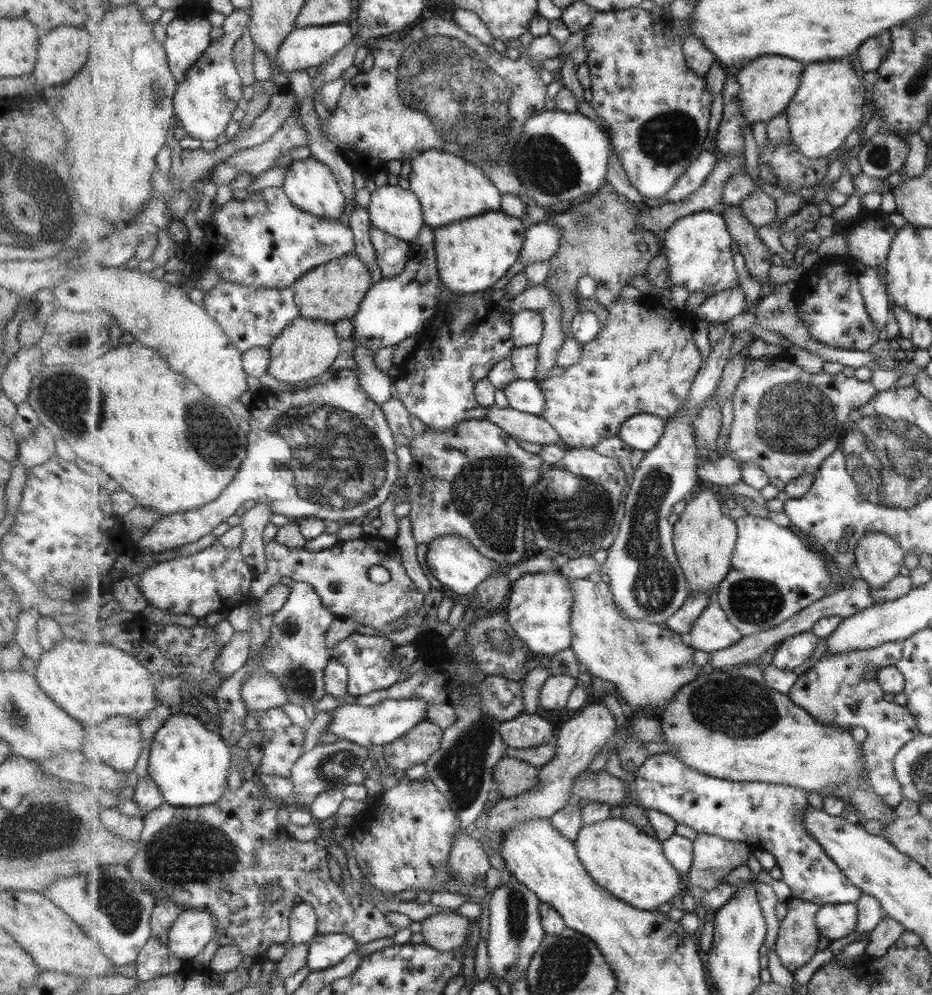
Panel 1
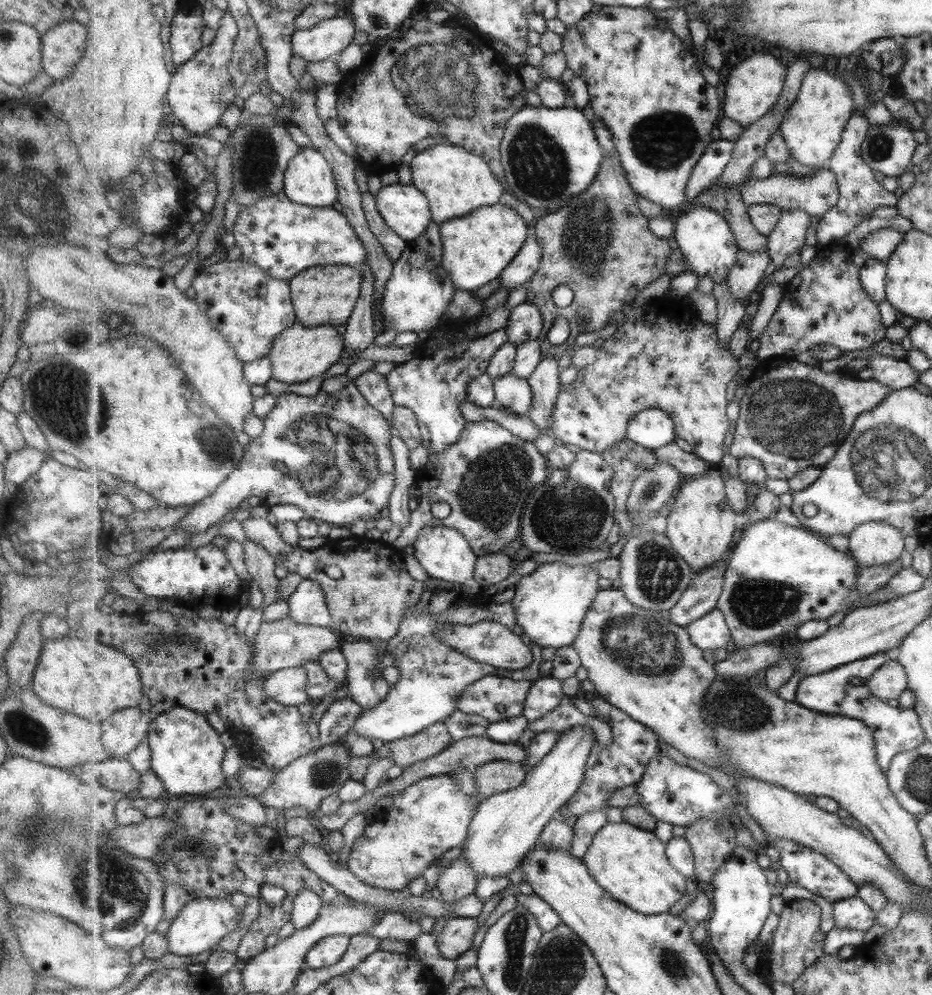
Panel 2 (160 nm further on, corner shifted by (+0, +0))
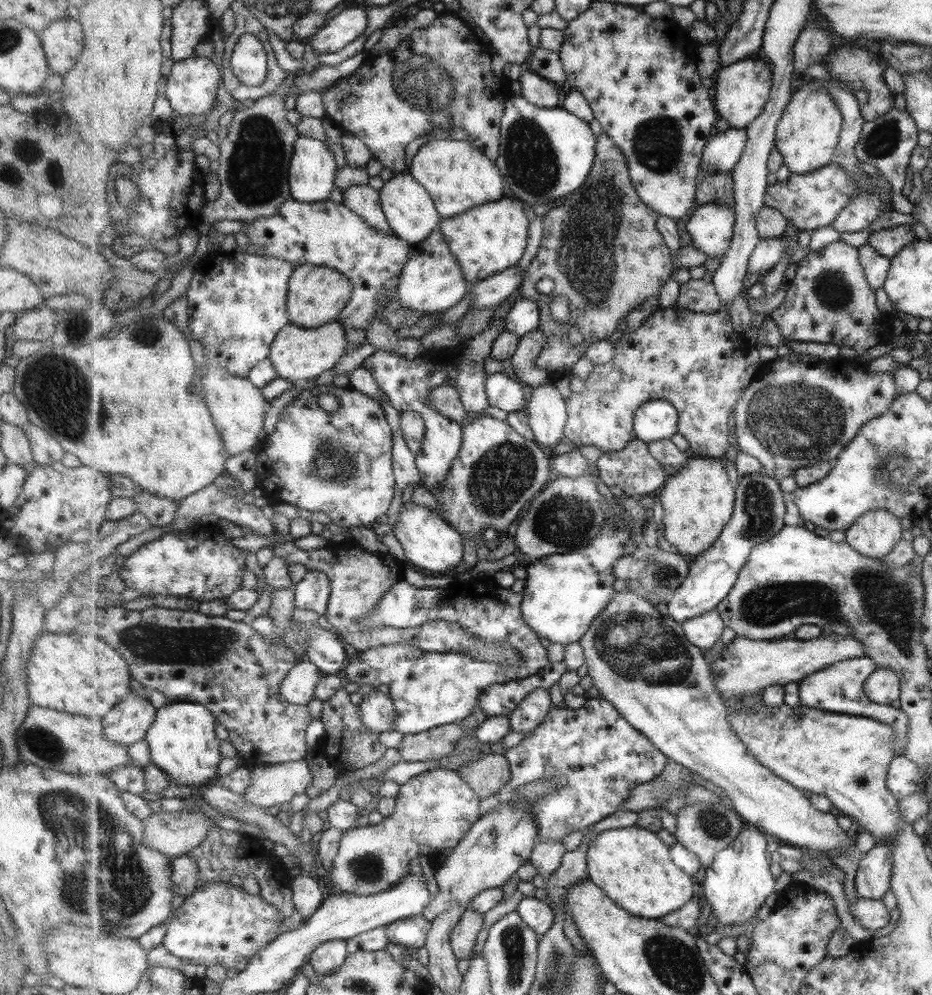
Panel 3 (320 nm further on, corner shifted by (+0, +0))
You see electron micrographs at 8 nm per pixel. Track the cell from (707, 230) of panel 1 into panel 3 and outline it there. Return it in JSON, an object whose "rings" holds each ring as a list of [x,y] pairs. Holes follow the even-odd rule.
{"rings":[[[721,203],[700,205],[687,222],[692,243],[710,259],[722,261],[732,246],[736,226],[733,208]]]}

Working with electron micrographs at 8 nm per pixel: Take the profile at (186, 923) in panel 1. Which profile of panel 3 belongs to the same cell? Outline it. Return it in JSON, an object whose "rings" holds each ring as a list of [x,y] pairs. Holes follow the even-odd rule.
{"rings":[[[208,882],[199,885],[196,892],[187,896],[182,905],[175,909],[167,922],[168,929],[163,943],[171,954],[207,969],[216,964],[234,968],[241,958],[250,962],[250,957],[260,950],[264,950],[268,944],[276,940],[282,933],[281,928],[285,926],[283,921],[284,916],[280,910],[268,903],[261,894],[248,894],[242,888],[235,888],[231,883]]]}

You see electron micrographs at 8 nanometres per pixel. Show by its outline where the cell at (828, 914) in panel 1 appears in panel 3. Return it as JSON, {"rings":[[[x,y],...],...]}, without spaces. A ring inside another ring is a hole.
{"rings":[[[858,898],[850,905],[850,909],[855,920],[870,933],[879,932],[891,920],[890,908],[883,899]]]}

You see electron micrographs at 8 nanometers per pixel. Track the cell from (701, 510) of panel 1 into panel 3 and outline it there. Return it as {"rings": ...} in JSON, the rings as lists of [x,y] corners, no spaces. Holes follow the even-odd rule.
{"rings":[[[709,457],[689,459],[681,470],[669,473],[666,485],[655,496],[664,510],[666,540],[691,559],[711,548],[731,520],[735,492],[724,460]]]}

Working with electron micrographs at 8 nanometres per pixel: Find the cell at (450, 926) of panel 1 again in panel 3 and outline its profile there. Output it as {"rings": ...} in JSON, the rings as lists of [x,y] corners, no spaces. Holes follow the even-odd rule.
{"rings":[[[466,909],[452,934],[452,947],[458,960],[472,958],[477,938],[485,926],[485,916],[481,911]]]}

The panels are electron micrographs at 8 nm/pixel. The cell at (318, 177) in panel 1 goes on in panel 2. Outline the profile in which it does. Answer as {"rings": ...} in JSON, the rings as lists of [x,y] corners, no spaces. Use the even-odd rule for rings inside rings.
{"rings":[[[305,146],[289,163],[284,192],[302,205],[333,206],[338,200],[338,186],[332,163],[319,149]]]}

